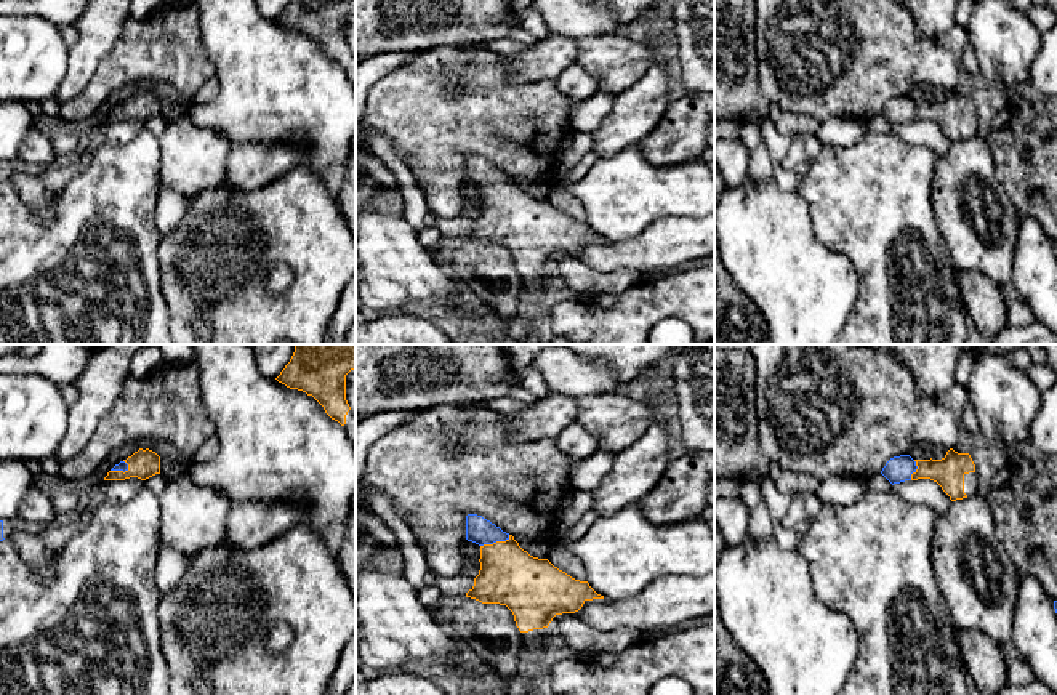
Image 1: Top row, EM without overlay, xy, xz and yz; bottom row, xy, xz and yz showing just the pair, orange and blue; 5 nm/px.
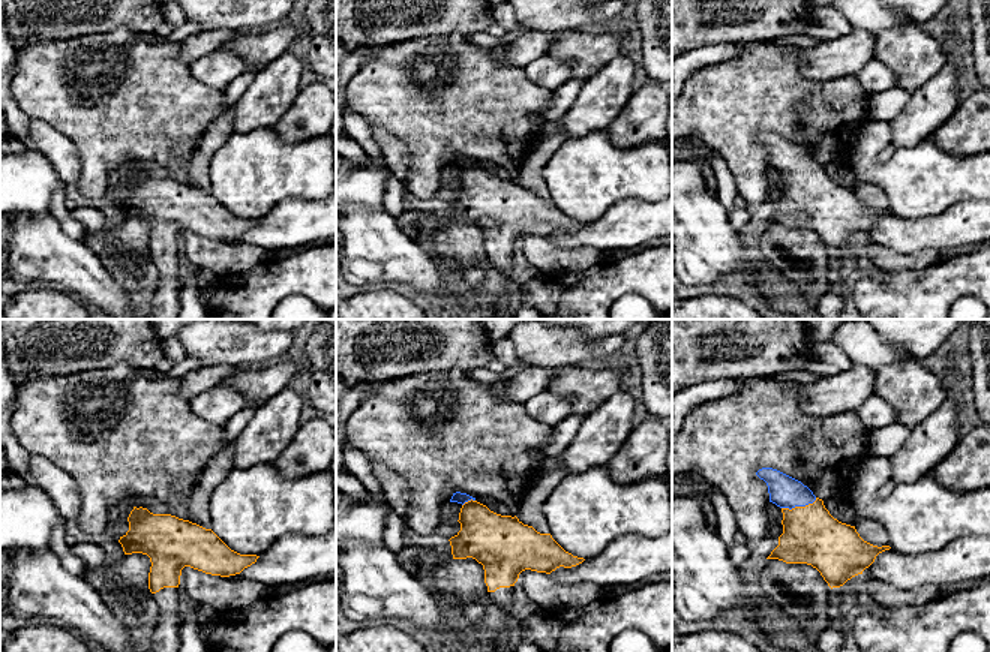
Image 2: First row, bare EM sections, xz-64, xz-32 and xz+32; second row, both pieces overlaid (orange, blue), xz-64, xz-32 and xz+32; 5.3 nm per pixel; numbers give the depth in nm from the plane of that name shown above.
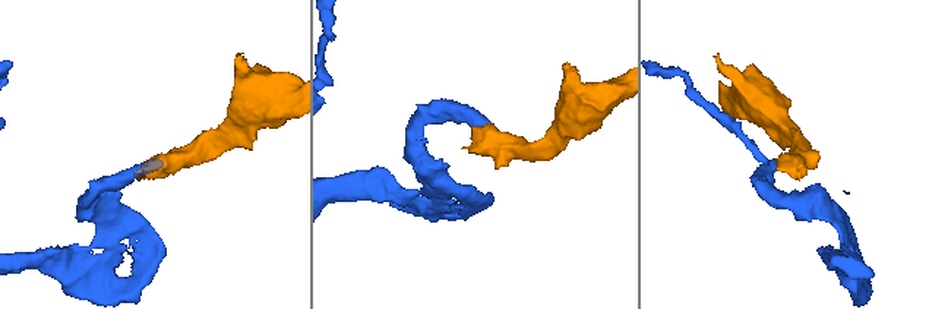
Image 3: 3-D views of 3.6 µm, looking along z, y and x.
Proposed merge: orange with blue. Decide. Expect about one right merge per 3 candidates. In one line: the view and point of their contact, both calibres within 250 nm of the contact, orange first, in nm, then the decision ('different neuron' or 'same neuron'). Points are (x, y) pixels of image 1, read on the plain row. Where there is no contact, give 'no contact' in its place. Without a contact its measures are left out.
contact xz (497, 183); calibres 300 and 140 nm; same neuron

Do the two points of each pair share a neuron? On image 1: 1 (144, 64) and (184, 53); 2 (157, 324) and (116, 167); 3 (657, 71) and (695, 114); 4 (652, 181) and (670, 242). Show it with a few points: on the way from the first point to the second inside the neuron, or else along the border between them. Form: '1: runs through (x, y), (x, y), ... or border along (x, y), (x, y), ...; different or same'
1: runs through (154, 55), (175, 53); same
2: runs through (154, 285), (149, 274), (146, 236), (130, 205); same
3: border along (671, 101), (662, 119), (649, 132); different
4: border along (697, 216), (660, 216), (630, 237); different

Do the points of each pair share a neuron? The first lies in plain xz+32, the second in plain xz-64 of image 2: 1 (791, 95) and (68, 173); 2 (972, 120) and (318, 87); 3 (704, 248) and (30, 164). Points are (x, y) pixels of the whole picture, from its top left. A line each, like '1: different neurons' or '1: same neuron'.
1: different neurons
2: same neuron
3: different neurons

